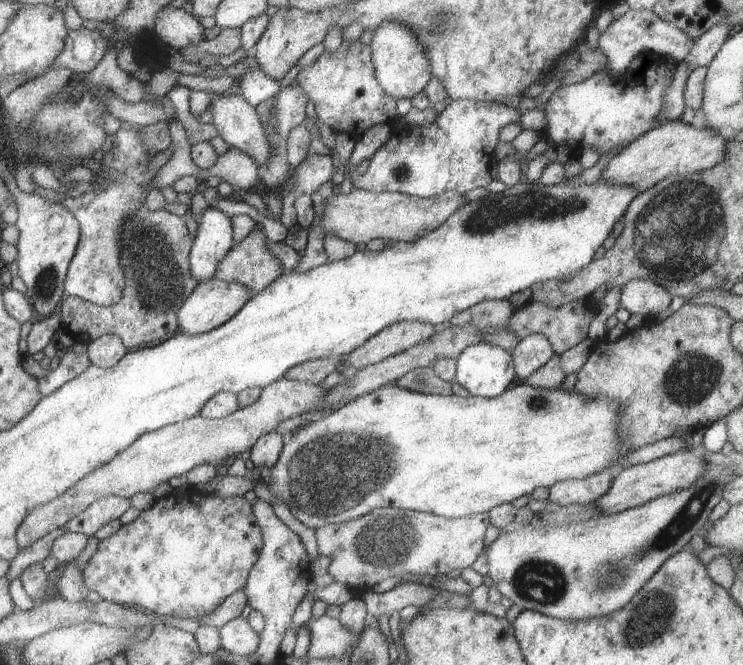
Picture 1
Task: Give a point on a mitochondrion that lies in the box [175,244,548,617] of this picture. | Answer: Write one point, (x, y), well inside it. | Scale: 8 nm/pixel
(341, 474)

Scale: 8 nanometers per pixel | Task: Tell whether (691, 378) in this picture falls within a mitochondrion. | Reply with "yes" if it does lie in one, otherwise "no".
yes

